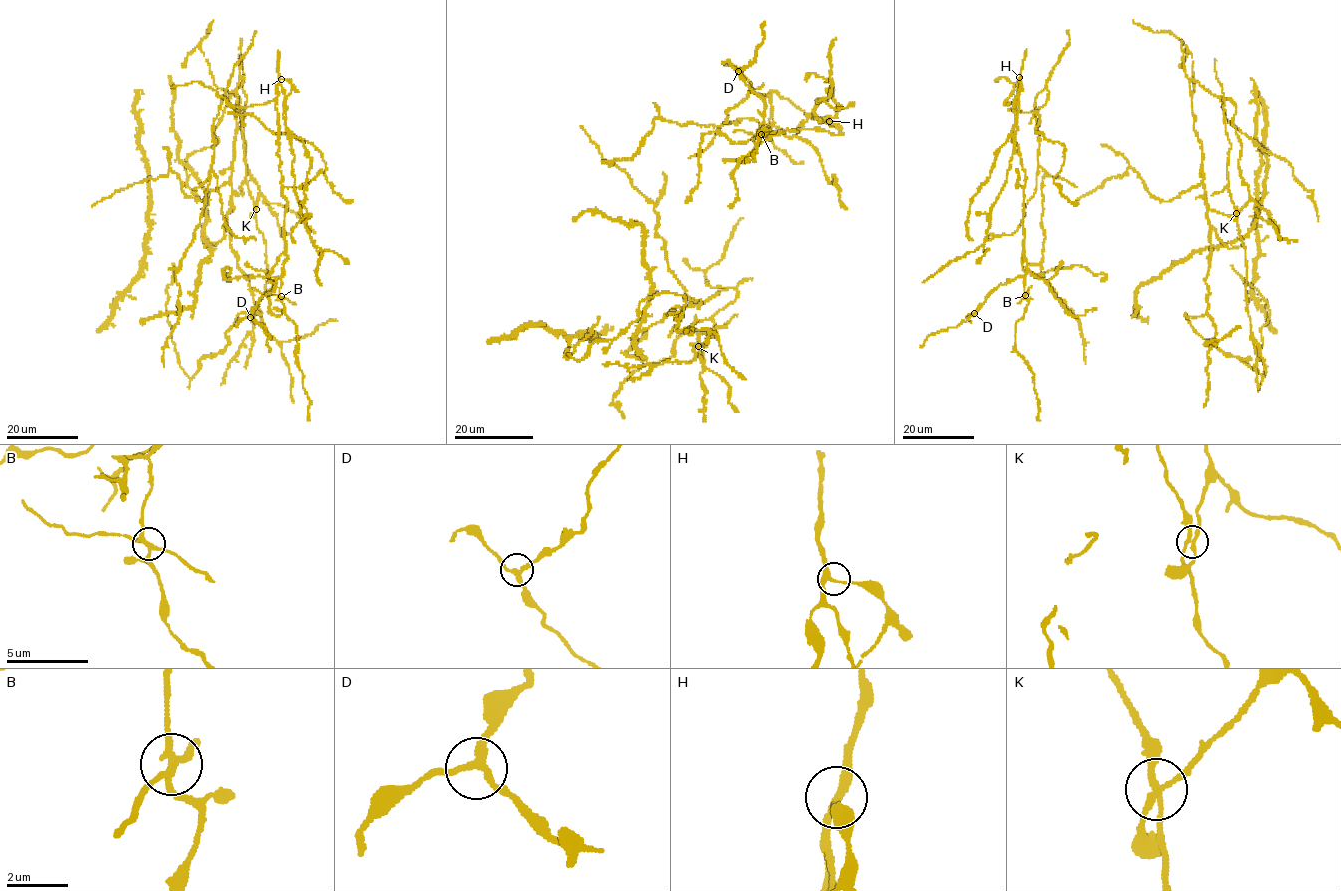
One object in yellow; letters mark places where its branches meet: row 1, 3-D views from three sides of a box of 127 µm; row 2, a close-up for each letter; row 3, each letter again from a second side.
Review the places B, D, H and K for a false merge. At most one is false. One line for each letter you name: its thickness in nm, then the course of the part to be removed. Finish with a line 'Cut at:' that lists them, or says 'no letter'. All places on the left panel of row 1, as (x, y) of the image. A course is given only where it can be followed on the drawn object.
B: 220 nm thick; foreign part runs (281, 296), (263, 294), (254, 287)
Cut at: B

